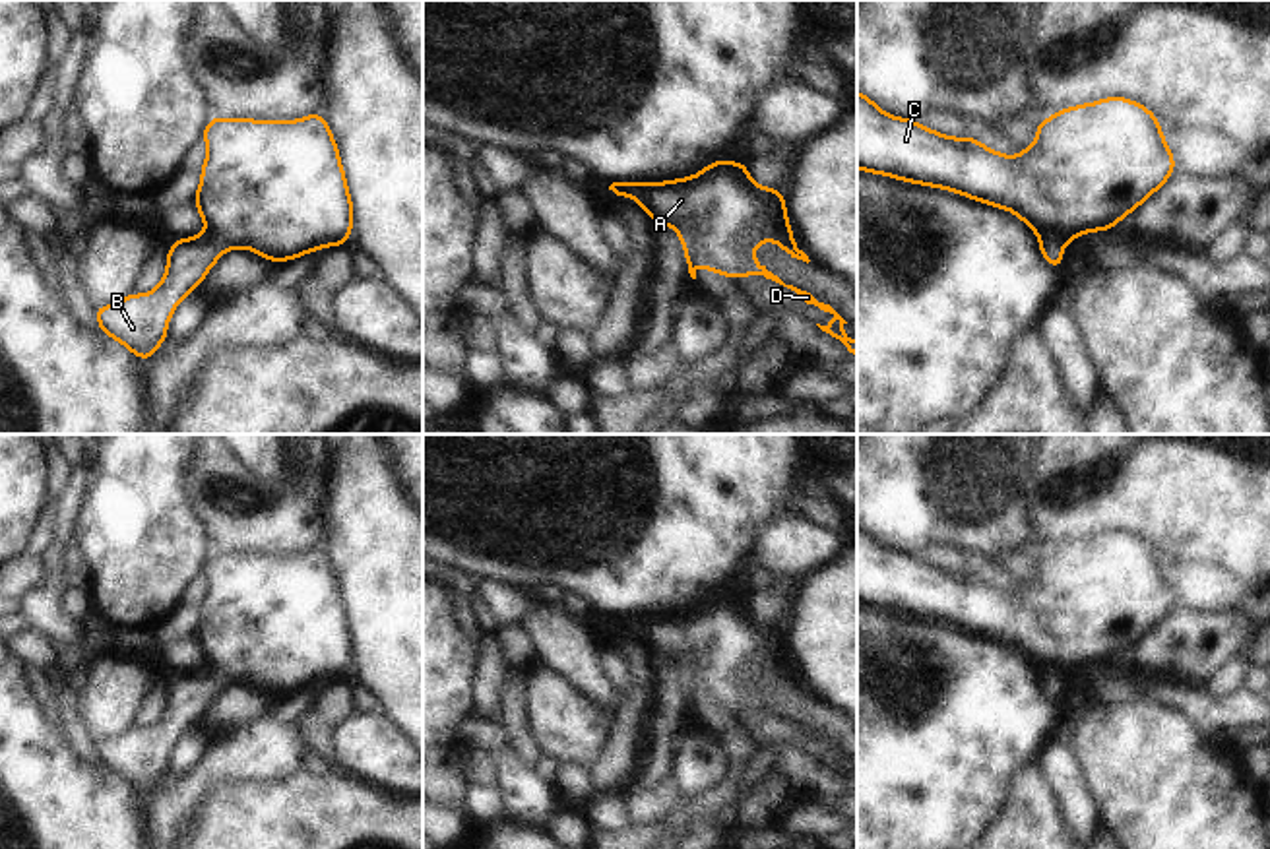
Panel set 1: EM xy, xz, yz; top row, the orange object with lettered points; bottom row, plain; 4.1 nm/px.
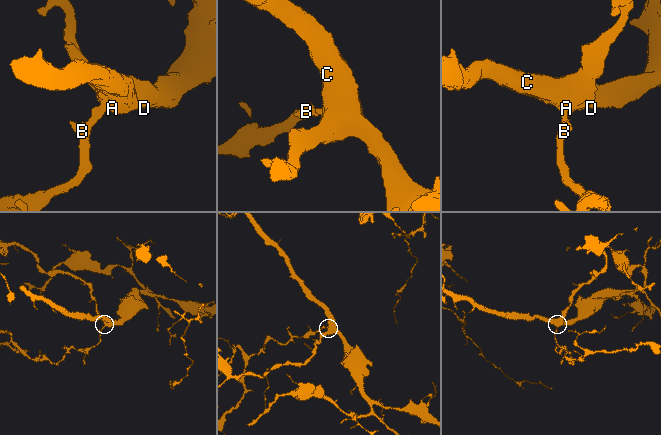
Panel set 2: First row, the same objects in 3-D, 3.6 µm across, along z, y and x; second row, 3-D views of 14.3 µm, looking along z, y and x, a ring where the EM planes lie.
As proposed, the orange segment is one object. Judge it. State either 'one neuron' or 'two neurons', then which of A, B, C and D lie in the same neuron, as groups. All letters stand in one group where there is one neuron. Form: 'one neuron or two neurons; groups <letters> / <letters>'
one neuron; groups A B C D

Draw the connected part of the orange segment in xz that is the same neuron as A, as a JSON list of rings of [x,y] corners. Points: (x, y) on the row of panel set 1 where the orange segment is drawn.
[[[715,159],[710,167],[690,178],[679,178],[669,182],[613,182],[609,186],[617,196],[634,198],[642,204],[646,215],[653,221],[673,227],[686,254],[686,266],[692,279],[696,279],[696,267],[727,275],[733,281],[741,275],[764,275],[791,291],[795,291],[807,304],[814,304],[824,312],[830,312],[836,320],[828,326],[816,324],[822,331],[841,341],[849,357],[857,357],[857,341],[849,339],[841,326],[847,324],[830,304],[818,302],[810,293],[793,285],[785,285],[778,275],[760,266],[752,258],[752,250],[762,240],[770,238],[778,242],[791,258],[810,262],[809,256],[793,242],[793,231],[787,225],[787,209],[783,204],[783,192],[774,188],[756,186],[746,171],[746,163],[731,163]]]

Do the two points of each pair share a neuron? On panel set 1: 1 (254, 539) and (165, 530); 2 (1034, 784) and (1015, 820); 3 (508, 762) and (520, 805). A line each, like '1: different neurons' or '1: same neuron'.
1: different neurons
2: same neuron
3: same neuron

